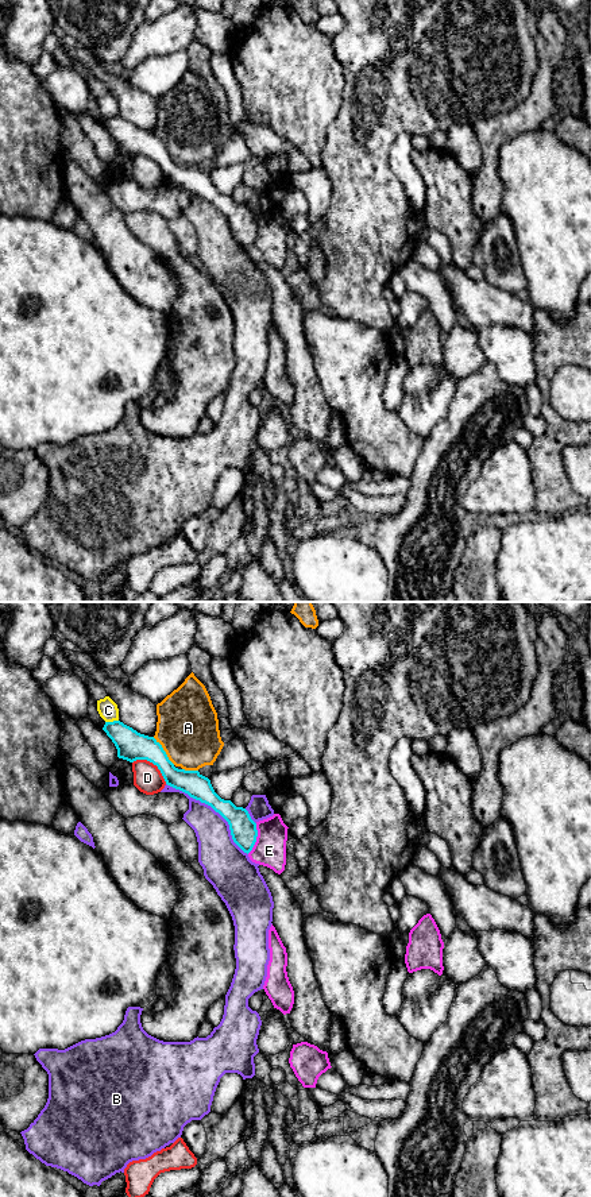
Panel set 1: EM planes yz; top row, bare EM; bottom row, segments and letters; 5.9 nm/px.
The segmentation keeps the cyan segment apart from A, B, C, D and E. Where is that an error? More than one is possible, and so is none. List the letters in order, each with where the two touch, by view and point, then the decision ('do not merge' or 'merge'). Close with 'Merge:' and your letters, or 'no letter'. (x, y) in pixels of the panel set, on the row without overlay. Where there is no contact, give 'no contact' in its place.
A: contact yz (163, 146); do not merge
B: contact yz (213, 204); do not merge
C: contact yz (111, 118); do not merge
D: contact yz (153, 158); do not merge
E: contact yz (255, 234); do not merge
Merge: no letter

